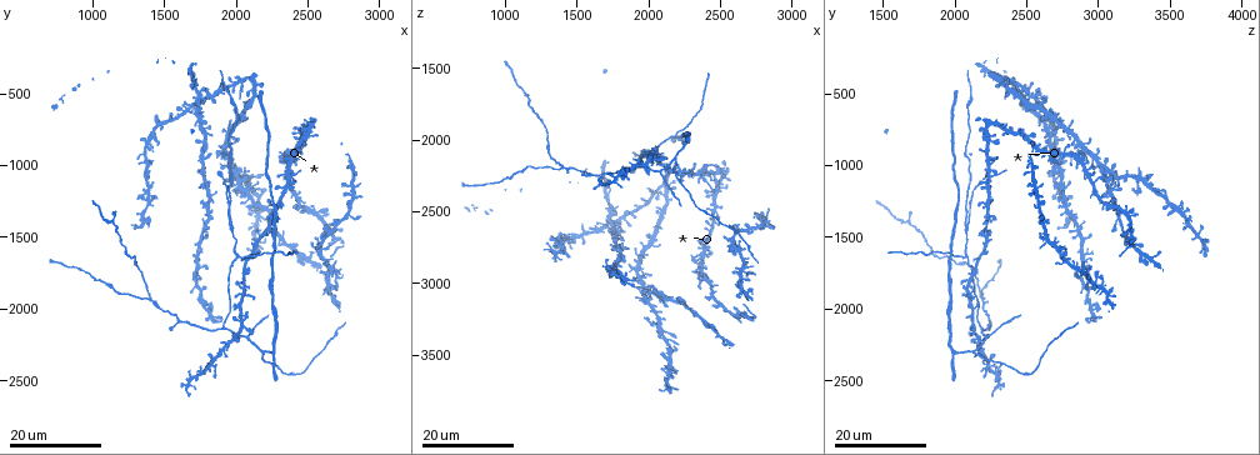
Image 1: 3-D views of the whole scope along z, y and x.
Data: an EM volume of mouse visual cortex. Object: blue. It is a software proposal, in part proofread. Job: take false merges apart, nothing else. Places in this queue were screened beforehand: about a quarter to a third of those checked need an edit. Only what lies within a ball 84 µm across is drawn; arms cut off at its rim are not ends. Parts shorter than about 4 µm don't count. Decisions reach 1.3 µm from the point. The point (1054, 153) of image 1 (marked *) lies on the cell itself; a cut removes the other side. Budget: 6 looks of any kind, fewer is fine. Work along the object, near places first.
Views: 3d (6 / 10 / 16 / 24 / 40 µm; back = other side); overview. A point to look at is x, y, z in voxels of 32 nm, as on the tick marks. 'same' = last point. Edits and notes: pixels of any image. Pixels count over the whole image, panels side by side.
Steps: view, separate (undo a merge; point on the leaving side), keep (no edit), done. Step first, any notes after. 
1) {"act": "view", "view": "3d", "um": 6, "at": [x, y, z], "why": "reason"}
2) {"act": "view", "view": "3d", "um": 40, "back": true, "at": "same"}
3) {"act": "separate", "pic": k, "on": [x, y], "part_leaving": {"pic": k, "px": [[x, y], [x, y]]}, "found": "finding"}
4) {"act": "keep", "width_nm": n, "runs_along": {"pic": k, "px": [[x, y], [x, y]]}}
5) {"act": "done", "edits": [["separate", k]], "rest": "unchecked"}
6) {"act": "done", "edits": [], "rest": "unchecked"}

{"act": "view", "view": "3d", "um": 16, "at": [1400, 1940, 2200], "why": "side arm on a straight run"}

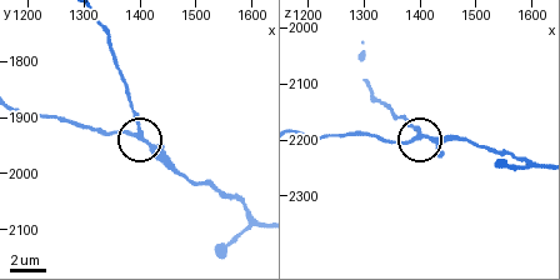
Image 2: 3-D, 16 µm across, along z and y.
{"act": "view", "view": "3d", "um": 6, "at": [1405, 1920, 2190], "why": "closer look"}

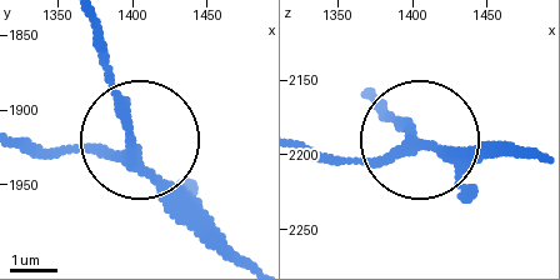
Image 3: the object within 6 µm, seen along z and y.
{"act": "keep", "width_nm": 210, "runs_along": {"pic": 3, "px": [[240, 250], [140, 146], [40, 154]]}, "found": "all the same cell"}

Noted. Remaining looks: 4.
{"act": "view", "view": "3d", "um": 16, "at": [1960, 1320, 2100], "why": "three arms meet"}

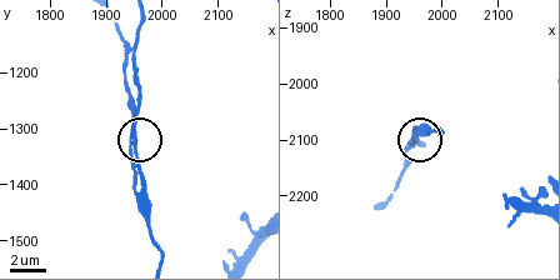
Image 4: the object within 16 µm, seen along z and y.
{"act": "view", "view": "3d", "um": 6, "at": "same", "why": "zoom in"}

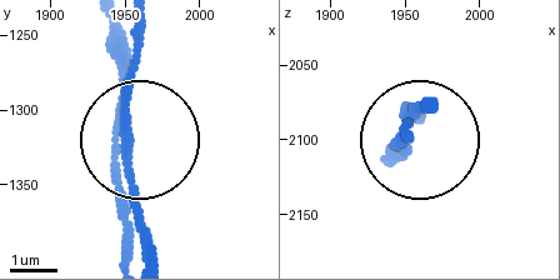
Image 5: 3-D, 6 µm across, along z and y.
{"act": "keep", "arms": 3, "runs_along": {"pic": 5, "px": [[151, 250], [115, 119], [115, 23]]}, "found": "all the same cell"}

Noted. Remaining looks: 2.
{"act": "done", "edits": [], "rest": "unchecked"}

